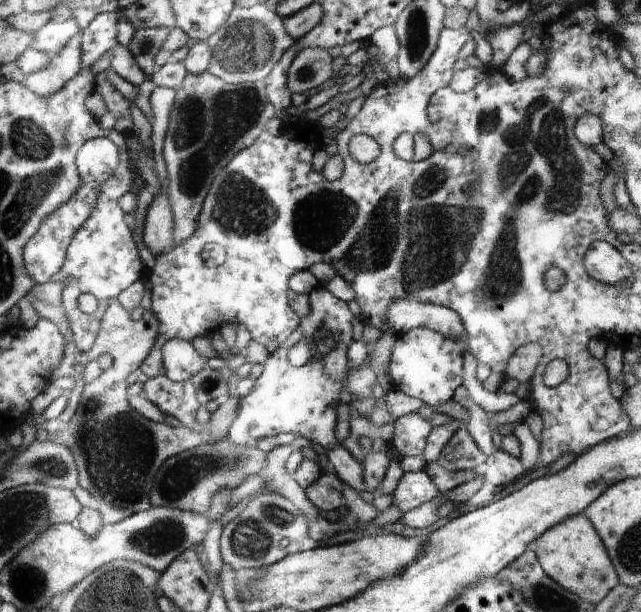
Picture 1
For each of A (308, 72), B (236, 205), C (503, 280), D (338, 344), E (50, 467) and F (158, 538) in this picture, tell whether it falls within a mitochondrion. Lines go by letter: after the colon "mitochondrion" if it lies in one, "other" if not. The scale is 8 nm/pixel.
A: mitochondrion
B: mitochondrion
C: mitochondrion
D: other
E: mitochondrion
F: mitochondrion

